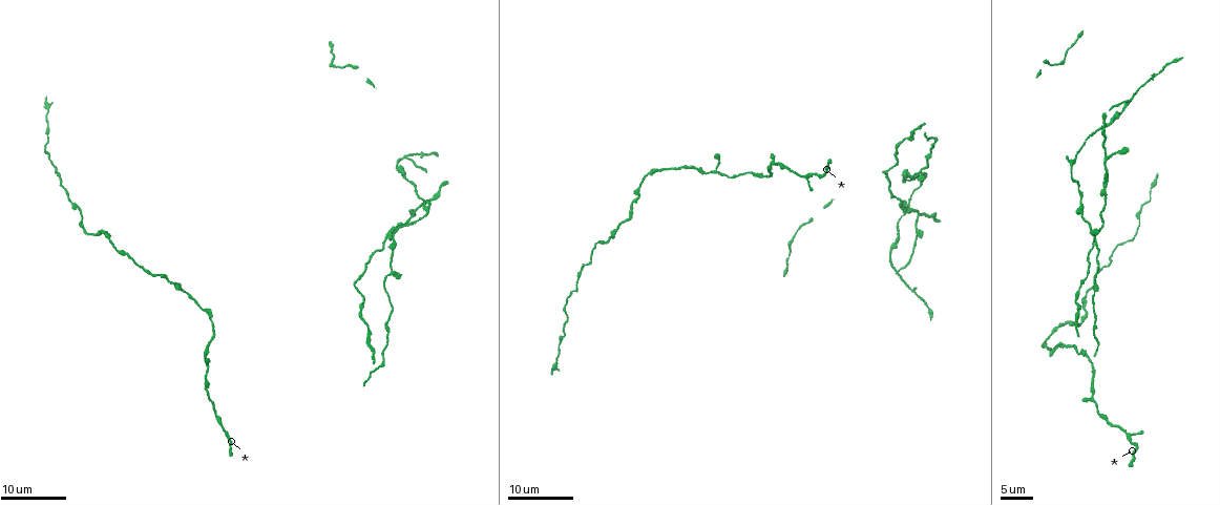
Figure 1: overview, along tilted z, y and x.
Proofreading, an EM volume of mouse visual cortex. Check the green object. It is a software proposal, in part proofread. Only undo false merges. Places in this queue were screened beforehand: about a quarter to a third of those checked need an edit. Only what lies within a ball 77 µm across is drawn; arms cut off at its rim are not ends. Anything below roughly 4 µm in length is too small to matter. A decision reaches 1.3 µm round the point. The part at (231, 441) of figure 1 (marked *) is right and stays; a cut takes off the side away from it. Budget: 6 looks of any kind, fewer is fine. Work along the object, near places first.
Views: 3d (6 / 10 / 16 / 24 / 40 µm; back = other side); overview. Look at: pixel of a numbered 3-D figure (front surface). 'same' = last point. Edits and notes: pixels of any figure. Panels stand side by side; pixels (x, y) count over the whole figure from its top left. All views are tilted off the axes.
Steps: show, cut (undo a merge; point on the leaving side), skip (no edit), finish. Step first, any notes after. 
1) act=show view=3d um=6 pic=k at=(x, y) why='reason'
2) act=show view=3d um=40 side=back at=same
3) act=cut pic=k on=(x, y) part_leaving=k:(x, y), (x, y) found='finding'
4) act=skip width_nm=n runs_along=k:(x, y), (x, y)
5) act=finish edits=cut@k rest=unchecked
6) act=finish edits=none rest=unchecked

act=show view=3d um=24 pic=1 at=(1091, 363)

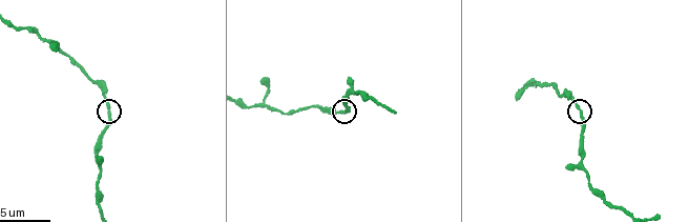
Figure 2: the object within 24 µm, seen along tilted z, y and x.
act=show view=3d um=10 pic=2 at=(583, 114)

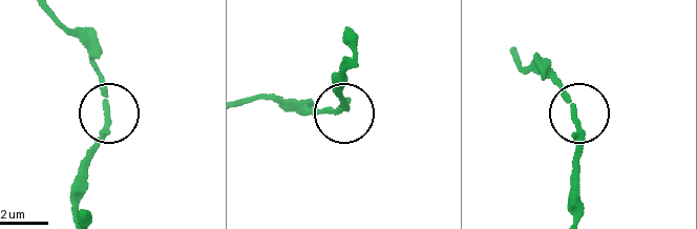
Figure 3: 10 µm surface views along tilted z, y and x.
act=show view=3d um=6 pic=3 at=(574, 113)

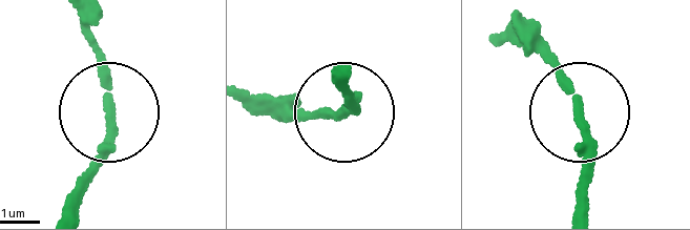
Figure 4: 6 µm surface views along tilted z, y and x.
act=skip width_nm=200 runs_along=4:(64, 208), (105, 127), (95, 17) found='one neuron here'

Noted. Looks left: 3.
act=show view=3d um=24 pic=1 at=(630, 205) why='sudden change in width'

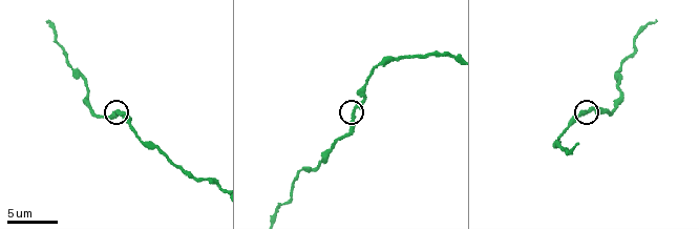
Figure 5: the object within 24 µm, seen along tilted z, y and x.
act=show view=3d um=10 pic=5 at=(353, 114) why='zoom in'

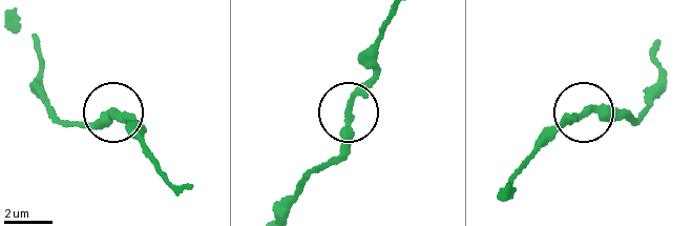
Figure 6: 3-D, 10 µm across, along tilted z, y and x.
act=skip runs_along=6:(506, 192), (525, 159), (569, 123), (601, 110), (632, 112) found='one neuron here'

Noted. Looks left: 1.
act=finish edits=none rest=unchecked

